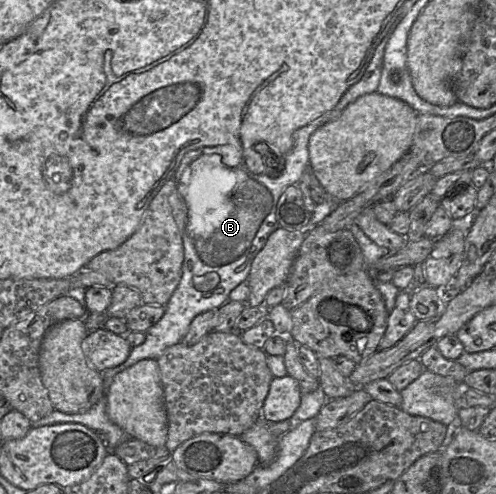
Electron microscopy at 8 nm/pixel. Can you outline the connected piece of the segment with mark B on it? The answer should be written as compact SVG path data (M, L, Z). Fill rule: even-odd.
M381 42L377 46L361 79L344 93L333 109L294 132L294 145L287 154L284 154L285 169L280 176L269 177L251 172L242 165L240 152L231 146L203 148L204 154L213 153L221 156L224 164L192 163L188 182L183 186L181 183L178 184L178 190L188 207L187 222L182 235L184 261L180 283L165 305L163 317L157 324L145 331L145 341L139 346L132 347L128 358L122 364L103 371L104 394L95 405L86 412L77 414L53 410L49 415L31 422L31 428L61 423L79 423L92 430L102 430L108 436L109 452L124 441L132 439L114 424L106 413L107 392L114 376L142 359L157 360L167 348L184 339L196 316L209 310L219 309L230 301L231 291L247 281L255 257L265 246L268 237L280 228L277 221L277 203L285 189L291 185L297 185L299 181L307 183L310 187L322 188L309 164L310 136L322 125L337 119L343 110L357 98L377 91L386 44L387 42Z

